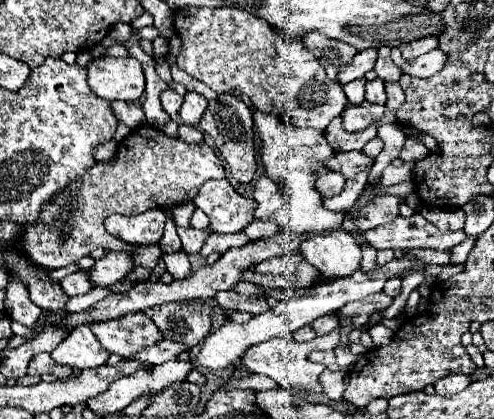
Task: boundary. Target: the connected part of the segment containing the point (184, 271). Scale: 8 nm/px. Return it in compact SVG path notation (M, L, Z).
M183 250L163 254L163 260L165 260L165 266L167 266L167 272L171 272L175 280L183 280L191 272L191 262L189 262L189 258Z

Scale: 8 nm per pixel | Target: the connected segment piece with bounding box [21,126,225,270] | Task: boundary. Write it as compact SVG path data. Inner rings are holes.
M141 126L137 130L133 130L117 148L117 156L113 158L111 164L103 164L97 162L79 182L73 182L71 186L67 186L61 196L57 196L53 202L49 202L43 212L41 218L35 226L25 226L23 232L23 242L21 248L25 250L25 254L39 266L45 268L63 268L71 262L81 260L83 256L91 254L95 248L107 248L111 252L123 251L133 254L135 260L135 268L138 266L147 266L147 268L155 268L159 258L163 252L158 244L150 246L134 246L126 244L121 240L111 238L105 228L103 228L103 220L109 214L141 214L145 210L151 208L163 208L163 206L177 206L183 202L189 202L197 196L201 184L205 180L211 178L225 178L225 168L223 168L223 160L207 146L207 144L187 144L181 138L169 138L165 136L161 130L153 128L153 126Z

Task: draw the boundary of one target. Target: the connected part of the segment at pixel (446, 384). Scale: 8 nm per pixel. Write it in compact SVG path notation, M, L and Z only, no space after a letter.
M453 374L453 376L445 376L443 380L439 380L435 384L435 392L439 396L453 396L455 392L463 390L467 384L471 382L469 376L463 376L463 374Z

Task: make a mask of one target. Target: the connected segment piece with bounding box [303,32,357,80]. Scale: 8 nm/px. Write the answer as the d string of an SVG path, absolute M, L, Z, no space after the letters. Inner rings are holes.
M311 32L303 38L305 46L315 54L315 58L321 62L321 66L325 68L327 76L337 80L337 74L339 74L339 68L343 64L347 64L347 60L351 60L357 50L351 48L349 44L345 42L337 42L337 40L331 40L331 38L325 38L317 32Z

